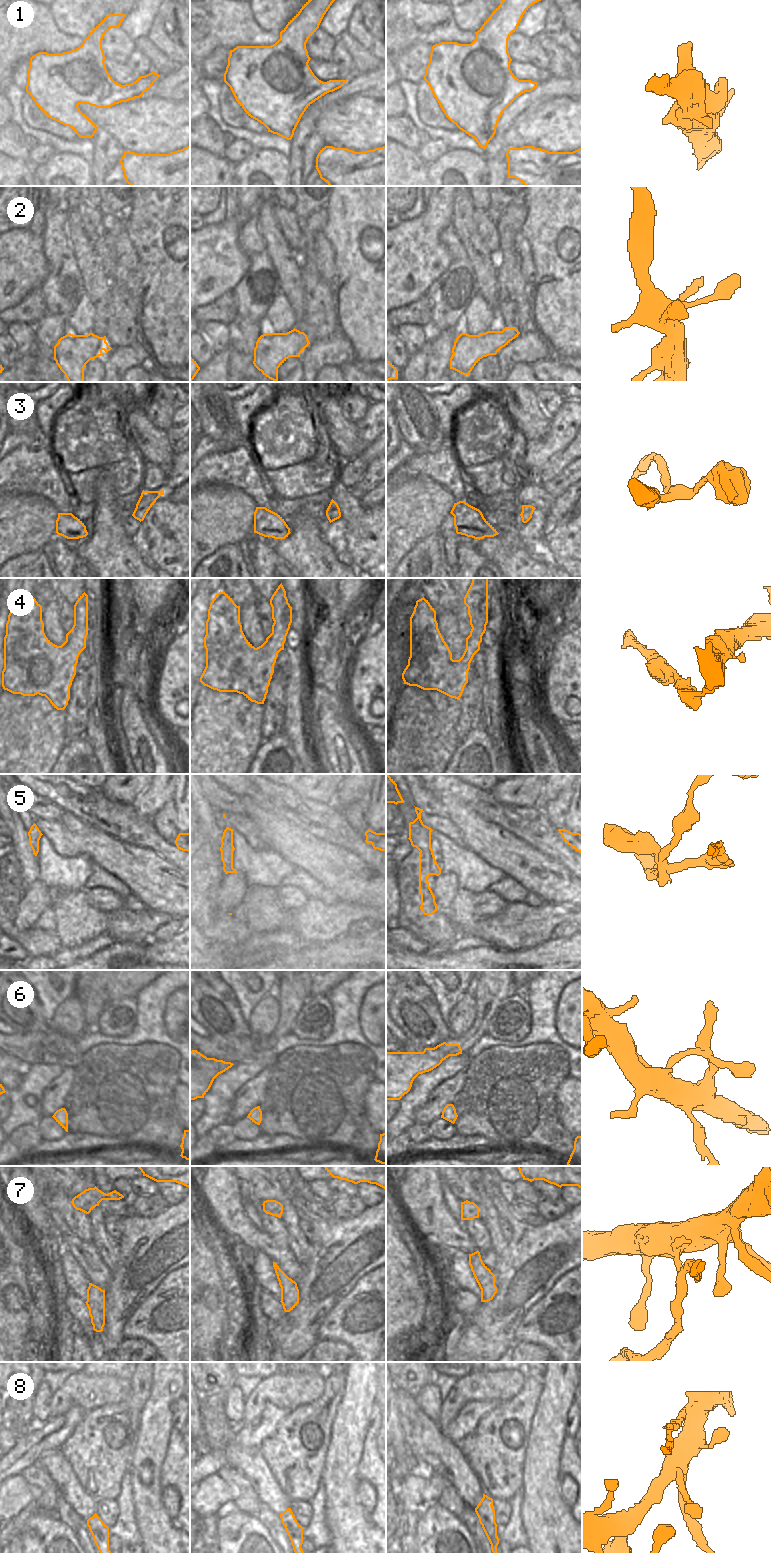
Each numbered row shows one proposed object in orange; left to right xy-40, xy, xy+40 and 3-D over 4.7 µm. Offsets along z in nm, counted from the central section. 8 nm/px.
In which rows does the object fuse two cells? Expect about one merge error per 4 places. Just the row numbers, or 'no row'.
2, 5, 7, 8.

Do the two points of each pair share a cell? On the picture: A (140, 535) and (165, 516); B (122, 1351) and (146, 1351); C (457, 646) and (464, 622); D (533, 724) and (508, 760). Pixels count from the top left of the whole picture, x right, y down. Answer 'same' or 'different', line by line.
A: different
B: same
C: different
D: different

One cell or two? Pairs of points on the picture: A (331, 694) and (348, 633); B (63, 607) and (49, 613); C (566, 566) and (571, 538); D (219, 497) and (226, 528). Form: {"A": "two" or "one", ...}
{"A": "two", "B": "two", "C": "one", "D": "one"}

